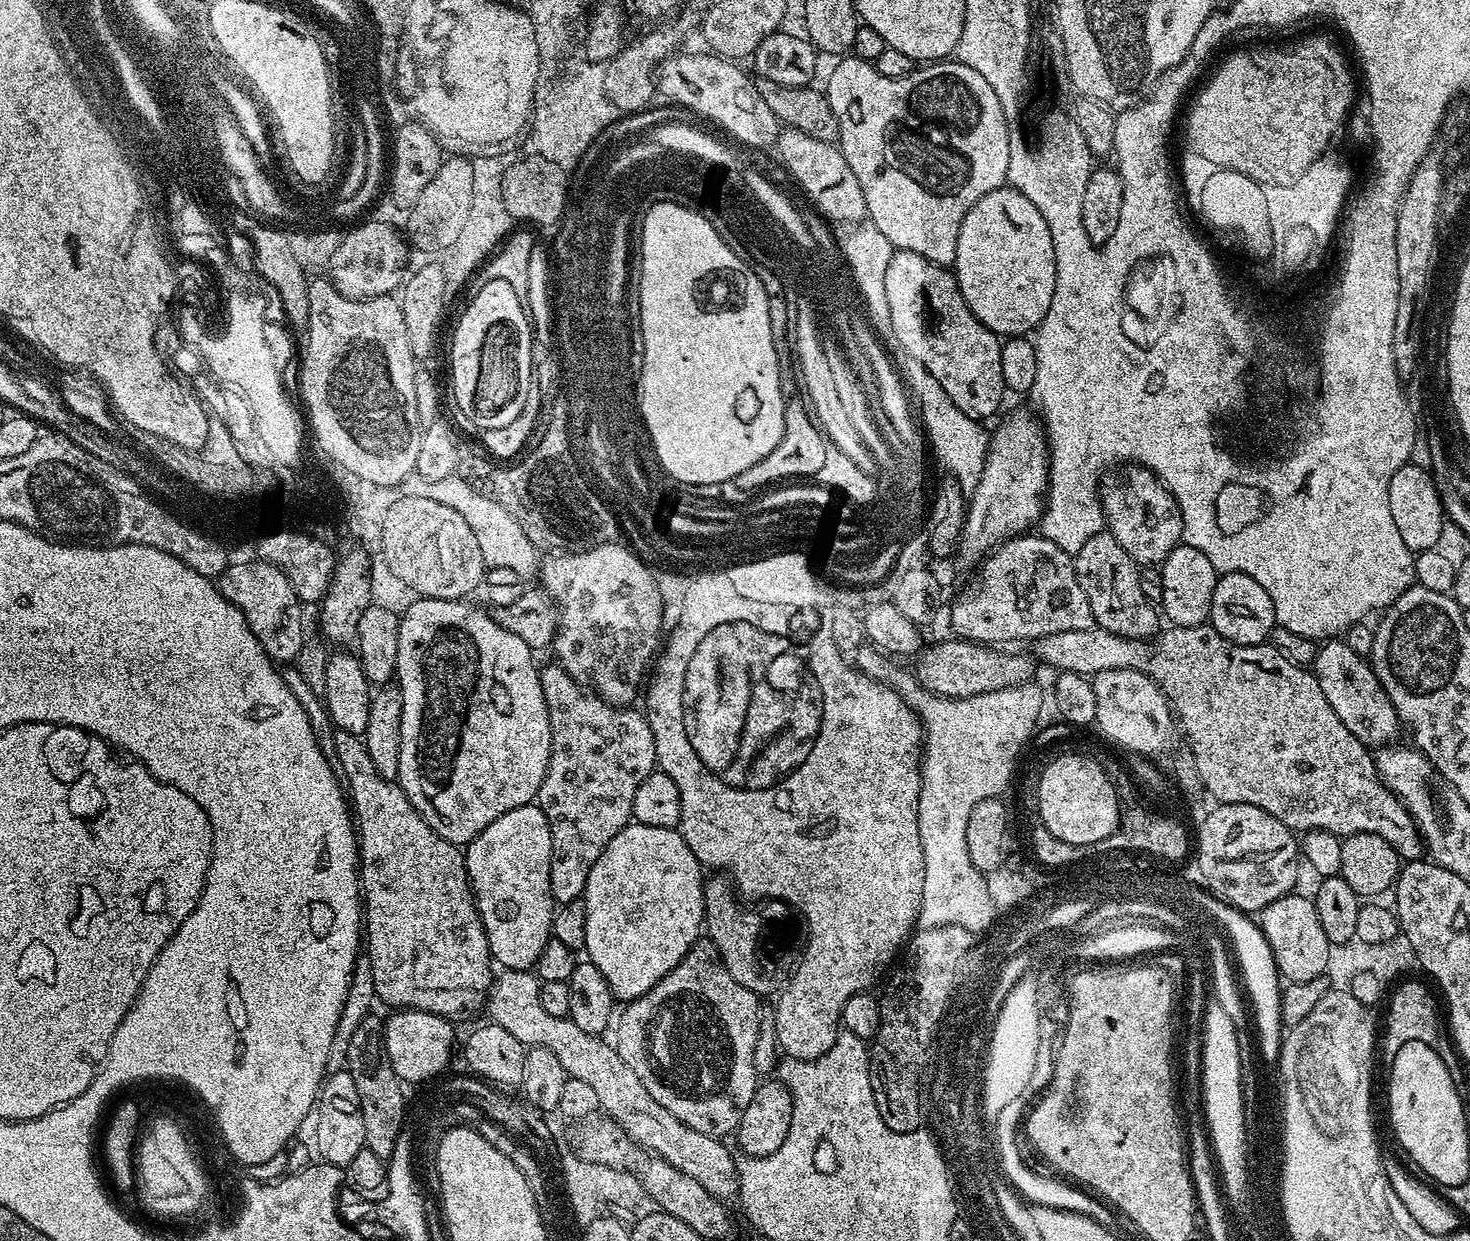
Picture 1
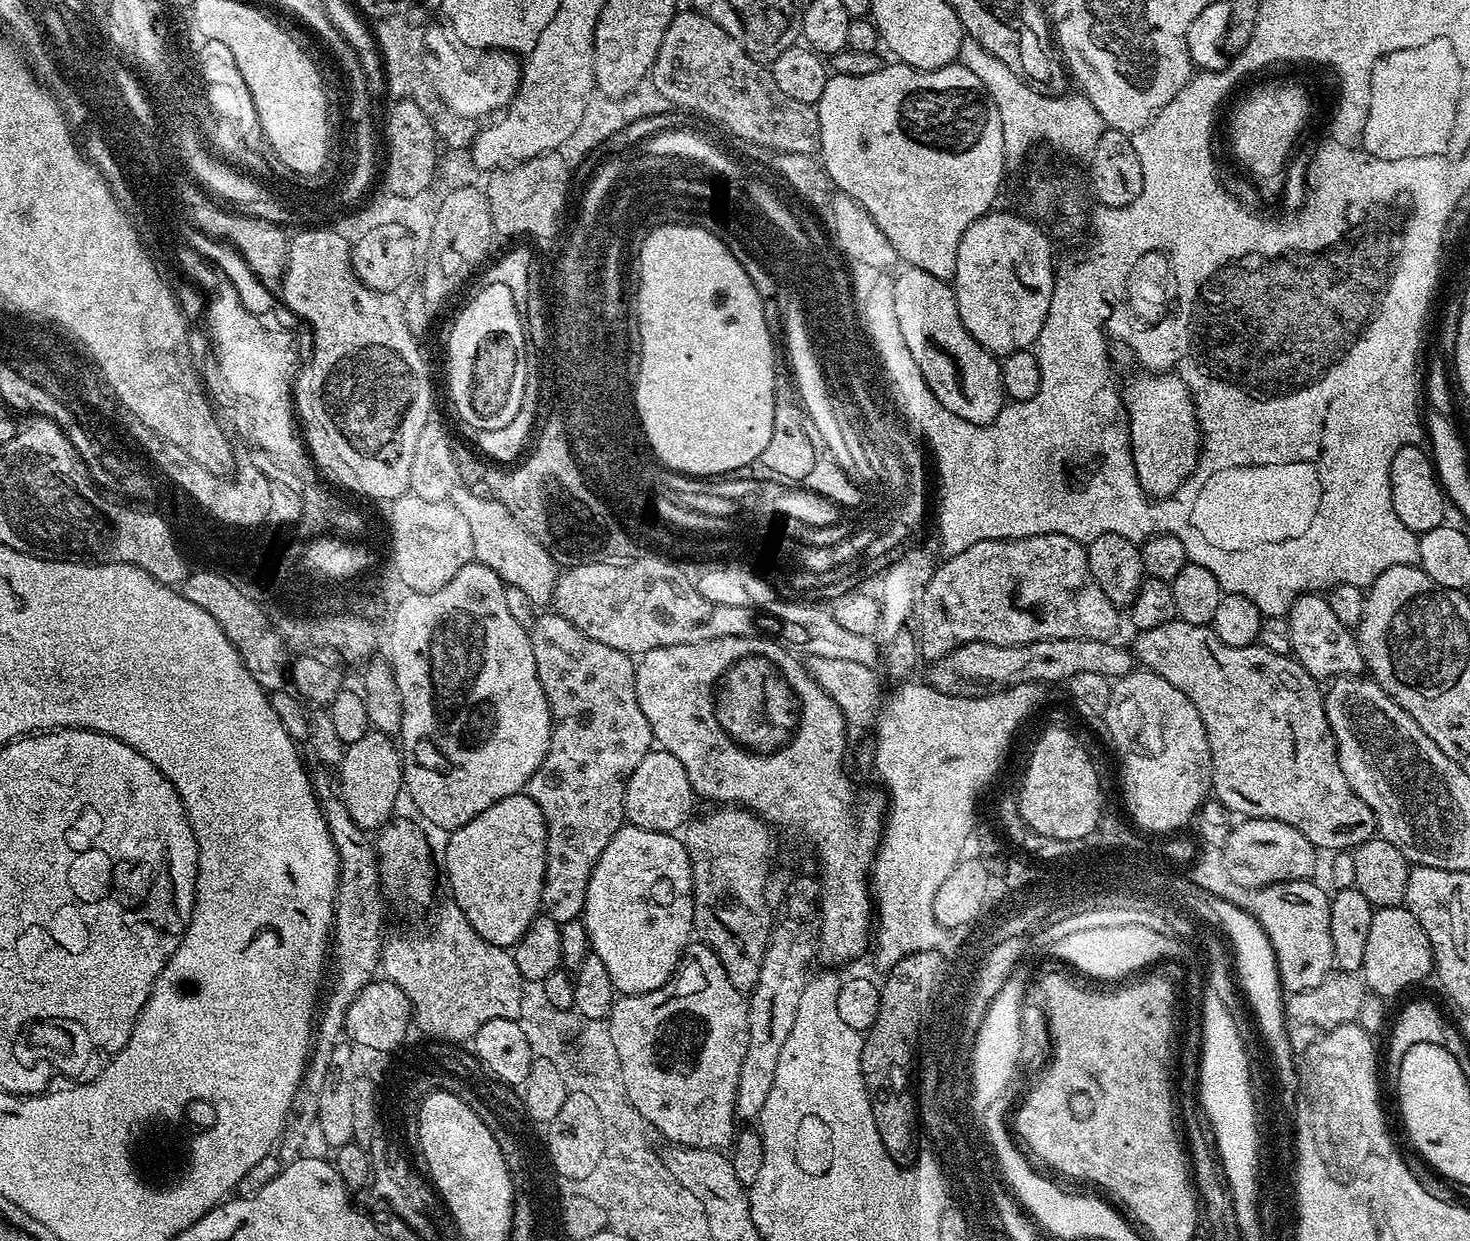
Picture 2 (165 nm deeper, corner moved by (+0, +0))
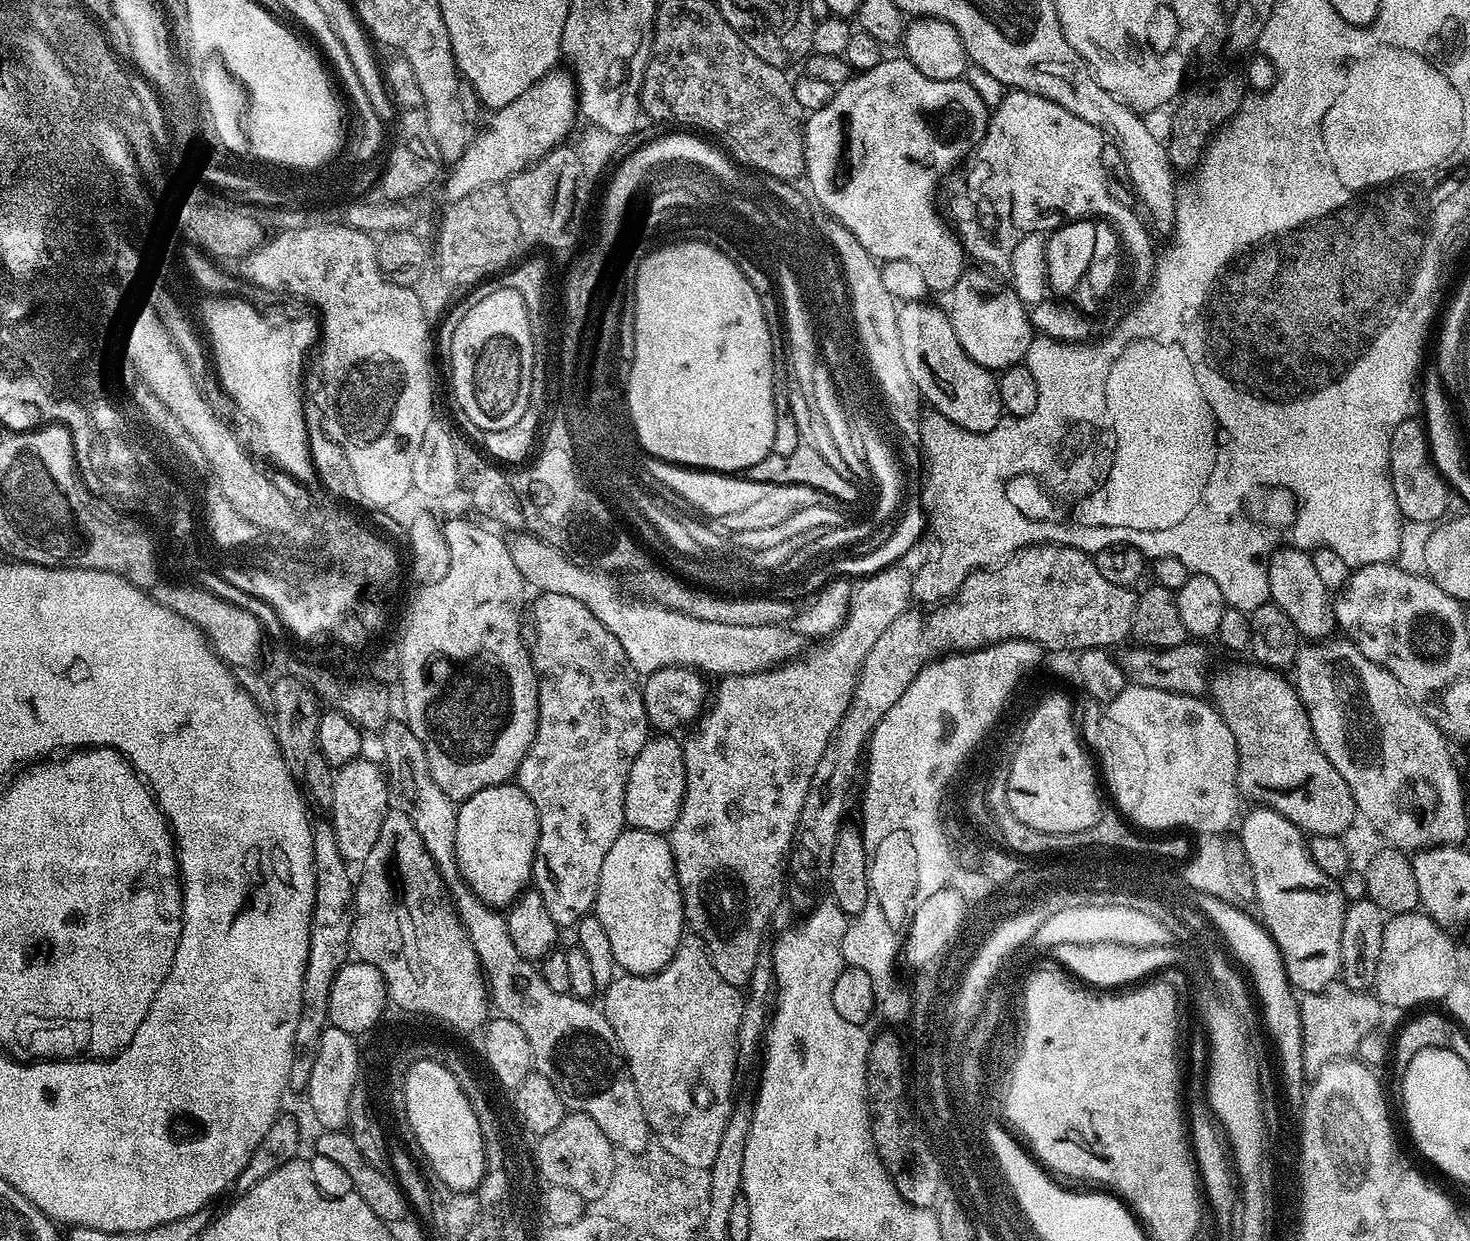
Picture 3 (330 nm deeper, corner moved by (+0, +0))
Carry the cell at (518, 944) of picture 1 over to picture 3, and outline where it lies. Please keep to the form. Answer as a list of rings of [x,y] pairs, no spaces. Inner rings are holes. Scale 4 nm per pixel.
[[[509,782],[486,786],[457,807],[458,834],[456,835],[456,865],[462,879],[482,902],[497,910],[507,909],[532,884],[532,863],[536,857],[536,843],[540,833],[538,810],[534,802],[522,791],[519,784]]]

